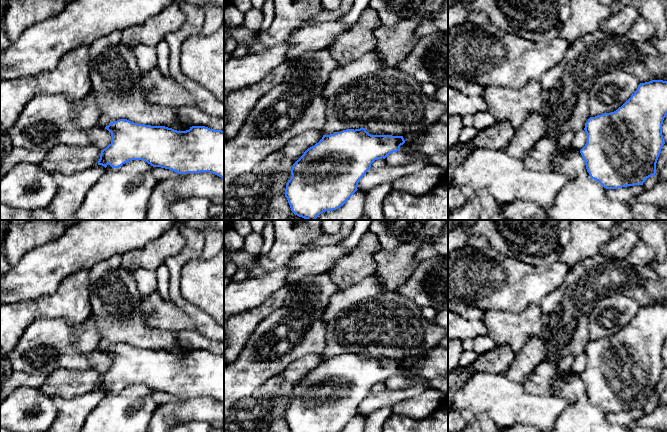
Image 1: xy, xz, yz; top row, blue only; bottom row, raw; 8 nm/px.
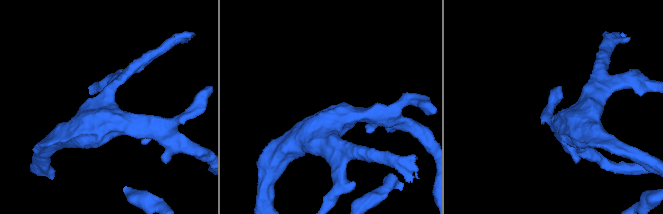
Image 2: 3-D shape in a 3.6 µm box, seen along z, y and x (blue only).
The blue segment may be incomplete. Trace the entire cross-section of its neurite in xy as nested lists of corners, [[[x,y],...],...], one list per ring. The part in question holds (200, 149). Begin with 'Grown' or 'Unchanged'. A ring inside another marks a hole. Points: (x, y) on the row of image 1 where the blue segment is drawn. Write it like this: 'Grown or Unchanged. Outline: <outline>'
Unchanged. Outline: [[[119,119],[105,127],[112,136],[111,143],[101,150],[98,165],[105,168],[109,164],[112,168],[119,168],[132,160],[143,160],[153,167],[172,170],[178,174],[186,173],[213,173],[224,178],[224,131],[214,130],[205,126],[192,126],[186,131],[177,131],[165,126],[151,126],[138,124],[127,119]]]

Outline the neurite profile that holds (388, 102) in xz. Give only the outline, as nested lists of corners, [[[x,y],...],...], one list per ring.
[[[389,66],[356,79],[328,98],[326,124],[321,132],[330,135],[346,129],[365,128],[371,135],[404,136],[438,122],[445,112],[448,112],[448,104],[425,95],[414,77]]]

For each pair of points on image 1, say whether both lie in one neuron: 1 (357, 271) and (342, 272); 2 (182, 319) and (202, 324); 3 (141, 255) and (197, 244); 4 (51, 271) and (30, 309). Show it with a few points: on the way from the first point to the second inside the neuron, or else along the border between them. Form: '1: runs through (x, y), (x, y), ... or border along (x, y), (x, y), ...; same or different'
1: runs through (353, 271), (346, 272); same
2: border along (177, 307), (181, 308), (193, 320), (195, 329); different
3: border along (180, 230), (185, 245), (164, 262); different
4: border along (57, 287), (51, 294), (24, 299), (13, 304); different

